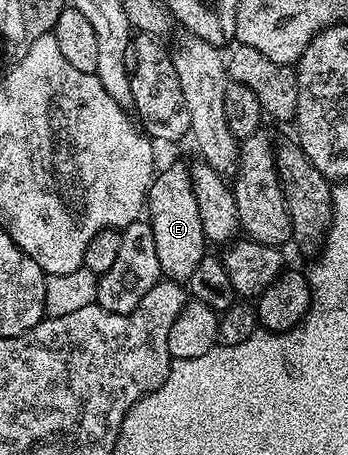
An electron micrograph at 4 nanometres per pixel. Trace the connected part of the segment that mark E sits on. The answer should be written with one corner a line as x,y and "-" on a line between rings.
186,166
168,167
155,172
146,196
146,219
152,225
154,245
158,245
158,265
165,279
187,284
190,273
198,269
198,261
206,254
206,240
198,197
194,197
192,173

